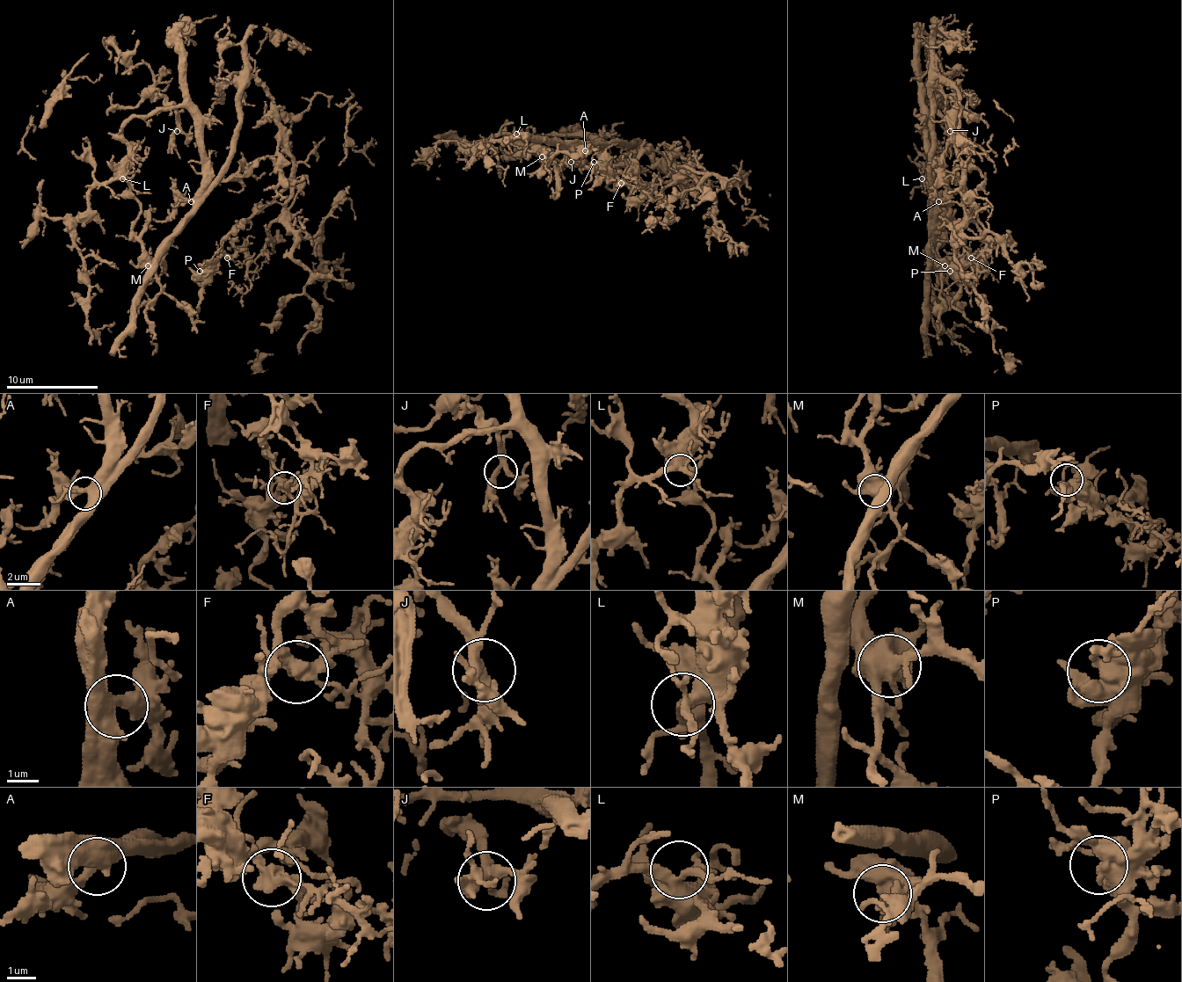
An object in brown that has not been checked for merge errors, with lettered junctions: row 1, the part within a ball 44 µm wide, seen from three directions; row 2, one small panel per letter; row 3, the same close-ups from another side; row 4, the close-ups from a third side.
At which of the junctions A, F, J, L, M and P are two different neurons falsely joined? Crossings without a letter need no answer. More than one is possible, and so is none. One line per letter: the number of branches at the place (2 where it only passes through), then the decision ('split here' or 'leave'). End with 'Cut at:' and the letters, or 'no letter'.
A: 5 branches meet; leave
F: 3 branches meet; leave
J: 3 branches meet; leave
L: 5 branches meet; leave
M: 6 branches meet; leave
P: 3 branches meet; leave
Cut at: no letter

